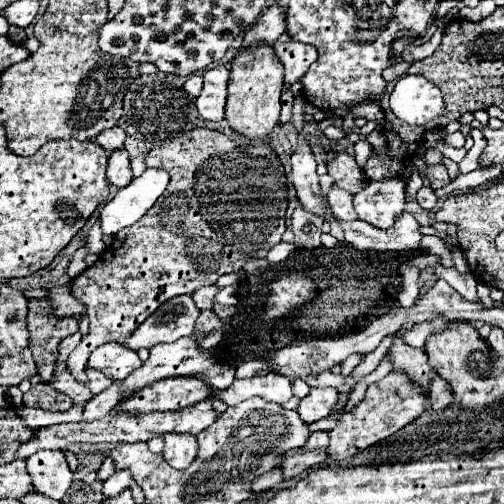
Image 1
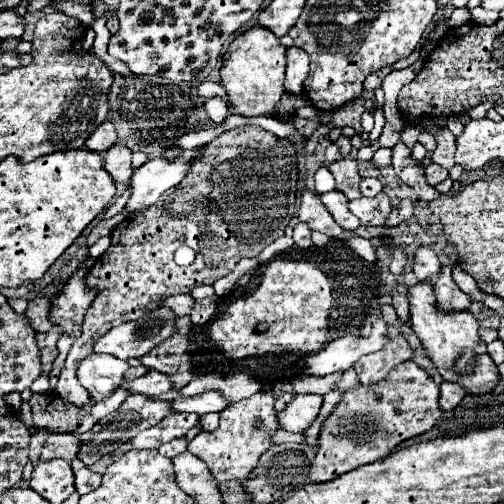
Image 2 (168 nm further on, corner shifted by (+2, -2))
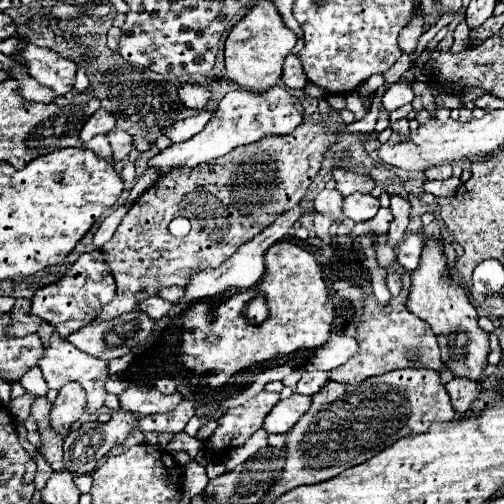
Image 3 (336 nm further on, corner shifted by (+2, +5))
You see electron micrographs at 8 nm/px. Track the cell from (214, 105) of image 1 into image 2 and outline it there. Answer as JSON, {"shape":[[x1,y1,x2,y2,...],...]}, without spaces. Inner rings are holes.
{"shape":[[213,97,213,99,209,99,209,101,205,103,205,111,207,111,207,115,209,115,209,119,211,119,213,123,223,123,225,117,229,115,227,103,225,103,223,99,217,99,217,97]]}

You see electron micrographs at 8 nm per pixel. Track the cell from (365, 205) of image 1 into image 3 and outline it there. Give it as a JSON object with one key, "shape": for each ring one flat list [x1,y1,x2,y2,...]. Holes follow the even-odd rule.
{"shape":[[355,192,351,196,345,196,345,200,343,200,345,216,355,222,363,222,363,220,373,218,377,214,377,210,379,210,379,200,371,194]]}

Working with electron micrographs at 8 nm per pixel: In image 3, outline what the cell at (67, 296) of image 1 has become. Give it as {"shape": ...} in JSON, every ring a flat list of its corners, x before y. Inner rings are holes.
{"shape":[[17,298,13,310,11,310,11,326,9,326,9,336,27,336,37,332,41,326,41,318,33,316,31,312,31,298]]}

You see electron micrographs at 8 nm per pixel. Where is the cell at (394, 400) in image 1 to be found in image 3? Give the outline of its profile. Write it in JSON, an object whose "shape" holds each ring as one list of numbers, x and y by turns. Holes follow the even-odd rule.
{"shape":[[427,368,393,370,351,386,329,382,313,396,309,412,289,430,285,470,267,498,281,496,301,484,335,478,347,468,373,458,399,438,413,438,427,432,431,424,453,418,455,410,445,386,439,384,439,374]]}

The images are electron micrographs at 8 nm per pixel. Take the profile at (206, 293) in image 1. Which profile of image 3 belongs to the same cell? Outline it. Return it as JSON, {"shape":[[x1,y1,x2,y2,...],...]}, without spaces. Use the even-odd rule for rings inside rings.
{"shape":[[151,296,151,298,147,298,147,300,143,300,139,304,139,310,147,312,149,316,153,316,153,320,159,320,161,316,165,316,169,312,171,306,173,306,173,302,163,300,161,296]]}

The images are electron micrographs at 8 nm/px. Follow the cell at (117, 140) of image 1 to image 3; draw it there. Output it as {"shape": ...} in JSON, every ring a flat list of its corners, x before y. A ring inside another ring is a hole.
{"shape":[[99,108,99,110,87,120,87,124,83,126,83,130,81,130,81,140,83,140,83,142,89,142,93,136,97,136,97,134,107,134,107,132,111,132,113,128,115,128,115,116,109,114,105,108]]}

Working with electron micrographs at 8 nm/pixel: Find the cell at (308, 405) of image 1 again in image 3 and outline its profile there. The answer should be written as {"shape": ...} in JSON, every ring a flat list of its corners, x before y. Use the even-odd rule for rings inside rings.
{"shape":[[293,394,291,398,277,402,275,408,269,412,269,416,265,418,263,428,267,432,287,432,309,410,309,404,311,396,301,396,301,394]]}

